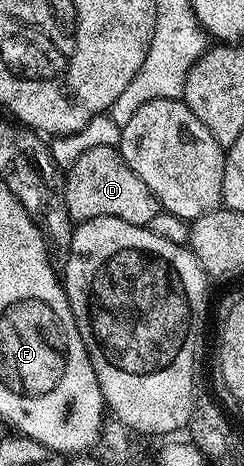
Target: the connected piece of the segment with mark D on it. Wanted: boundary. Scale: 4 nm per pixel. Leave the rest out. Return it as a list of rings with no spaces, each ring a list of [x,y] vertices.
[[[94,146],[94,150],[86,150],[86,154],[82,154],[74,166],[67,168],[62,187],[66,210],[73,222],[105,216],[147,226],[150,218],[162,210],[150,186],[146,186],[146,182],[142,182],[142,178],[138,178],[130,166],[126,166],[119,147]]]

